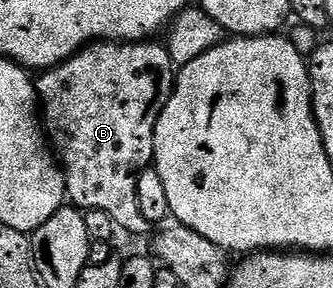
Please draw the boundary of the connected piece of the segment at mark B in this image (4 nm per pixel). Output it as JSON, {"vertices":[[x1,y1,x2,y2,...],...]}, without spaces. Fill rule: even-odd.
{"vertices":[[98,41,71,56,66,63,40,72,35,82,43,130,48,142,55,148,59,166,65,173,68,202,82,212,98,210,107,213,118,232,145,235,151,231,147,217,143,217,143,212,139,210,139,177,153,163,153,134,157,118,173,95,175,68,168,46,161,44,160,47,157,41]]}

